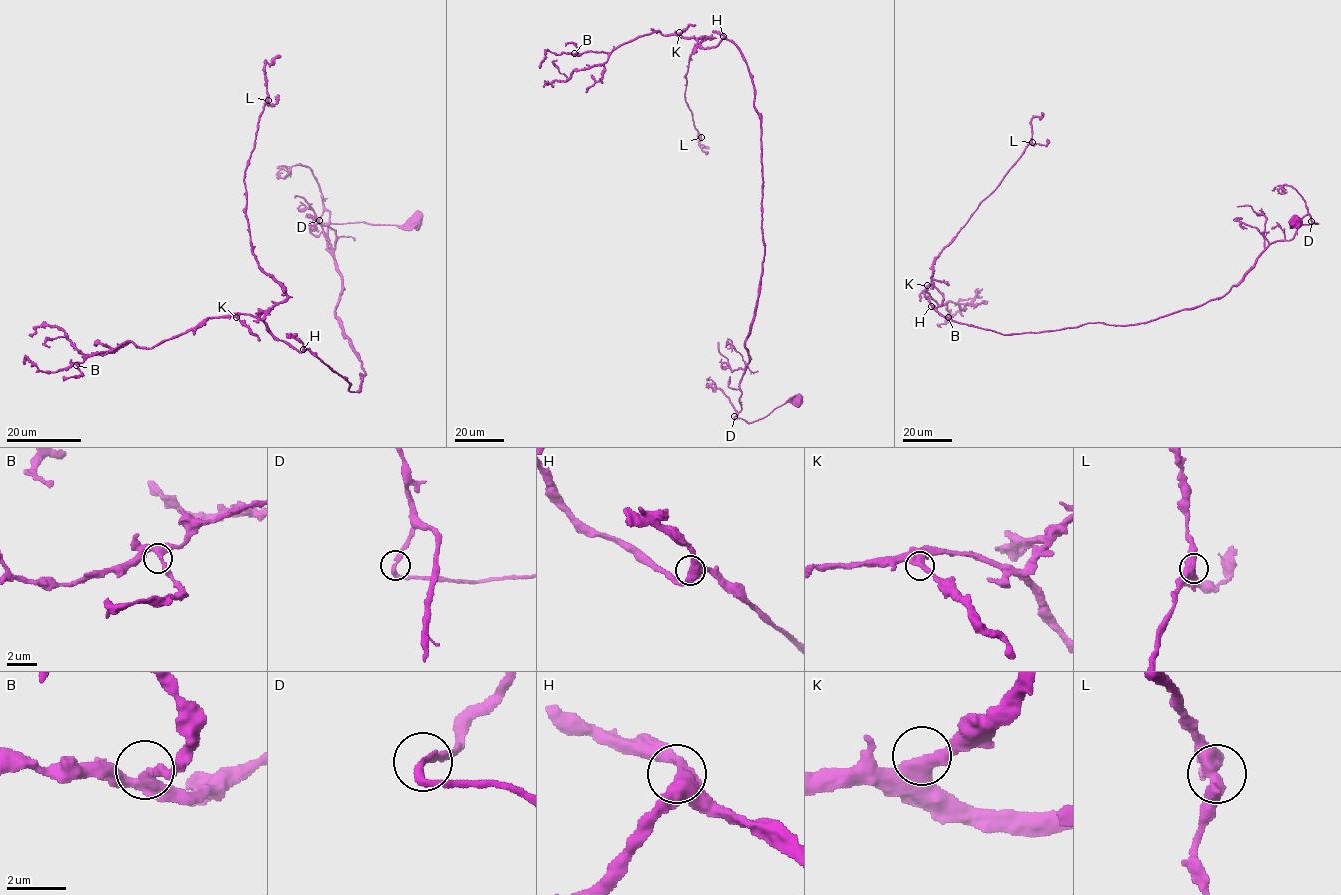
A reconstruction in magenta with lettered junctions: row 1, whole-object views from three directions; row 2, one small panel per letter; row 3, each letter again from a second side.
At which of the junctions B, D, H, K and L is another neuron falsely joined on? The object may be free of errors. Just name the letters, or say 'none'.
none

